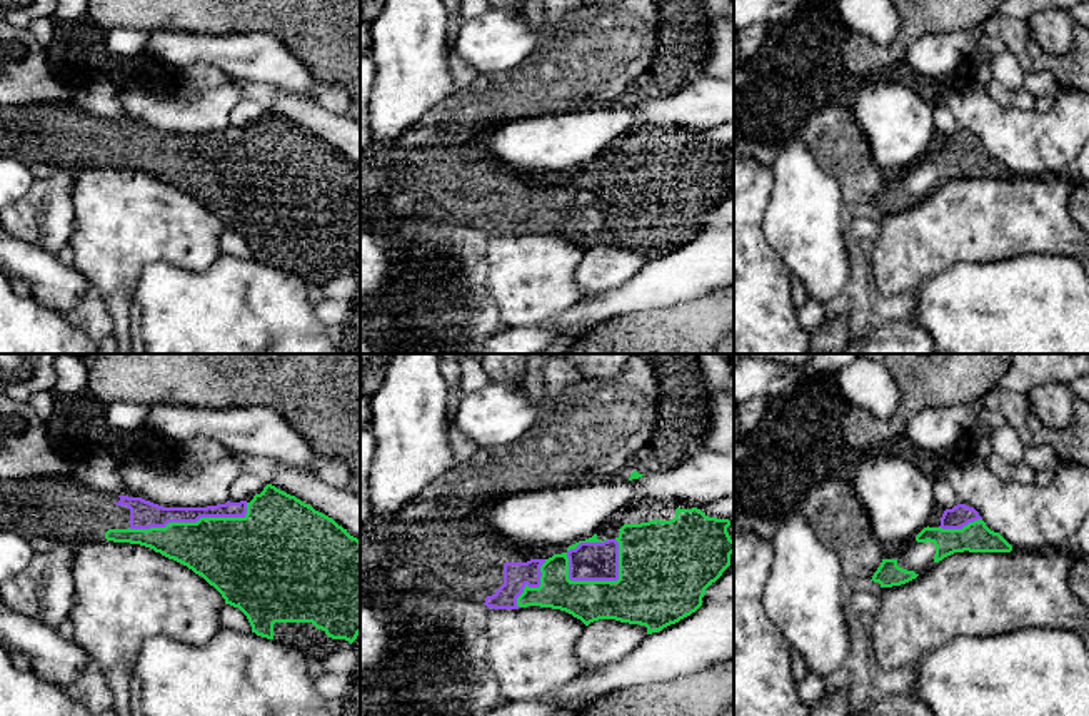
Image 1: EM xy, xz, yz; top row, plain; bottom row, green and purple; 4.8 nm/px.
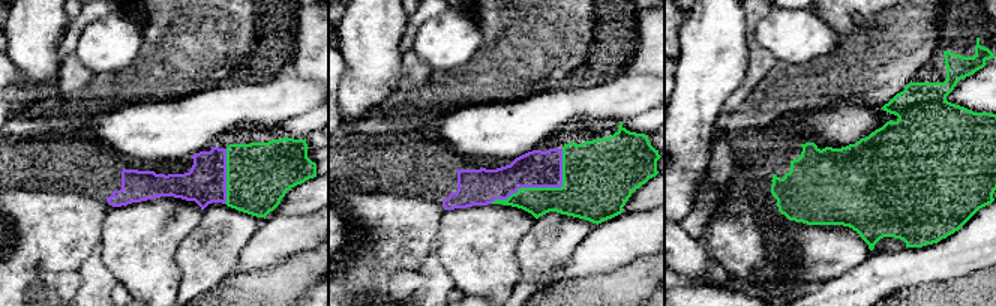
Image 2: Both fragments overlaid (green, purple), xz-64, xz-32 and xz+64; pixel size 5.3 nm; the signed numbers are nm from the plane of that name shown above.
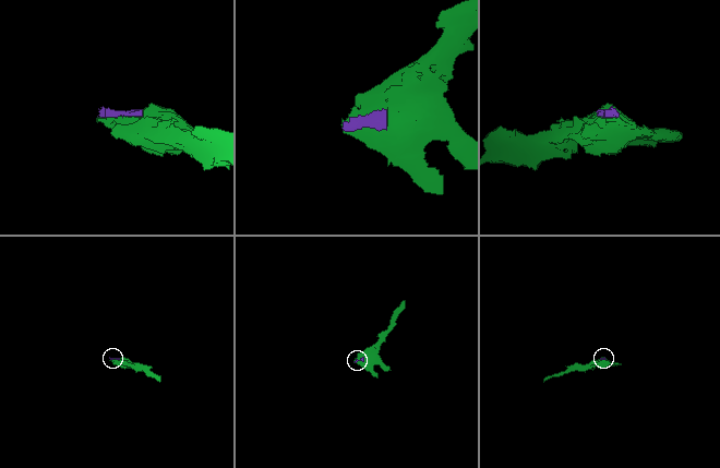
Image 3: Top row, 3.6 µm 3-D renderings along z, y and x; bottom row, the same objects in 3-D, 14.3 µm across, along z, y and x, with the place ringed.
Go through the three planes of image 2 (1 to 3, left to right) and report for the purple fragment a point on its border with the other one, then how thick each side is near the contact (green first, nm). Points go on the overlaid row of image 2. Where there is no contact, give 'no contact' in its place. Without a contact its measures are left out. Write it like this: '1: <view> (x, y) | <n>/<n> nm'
1: xz-64 (227, 176) | 340/220 nm
2: xz-32 (543, 188) | 320/200 nm
3: no contact

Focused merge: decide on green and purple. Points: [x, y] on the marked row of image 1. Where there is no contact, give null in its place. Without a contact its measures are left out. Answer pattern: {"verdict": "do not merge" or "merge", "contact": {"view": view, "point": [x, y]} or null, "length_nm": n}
{"verdict": "merge", "contact": {"view": "xz", "point": [609, 581]}, "length_nm": 300}

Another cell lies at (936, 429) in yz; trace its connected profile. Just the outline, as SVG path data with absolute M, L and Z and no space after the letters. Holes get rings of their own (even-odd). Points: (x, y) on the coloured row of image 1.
M969 406L927 407L904 427L902 436L917 449L946 454L971 429Z

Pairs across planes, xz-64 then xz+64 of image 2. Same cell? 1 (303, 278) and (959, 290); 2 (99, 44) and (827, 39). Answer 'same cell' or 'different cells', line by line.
1: same cell
2: same cell

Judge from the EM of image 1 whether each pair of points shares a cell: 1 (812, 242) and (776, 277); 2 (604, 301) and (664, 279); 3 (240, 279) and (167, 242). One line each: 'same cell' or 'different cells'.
1: different cells
2: same cell
3: different cells

